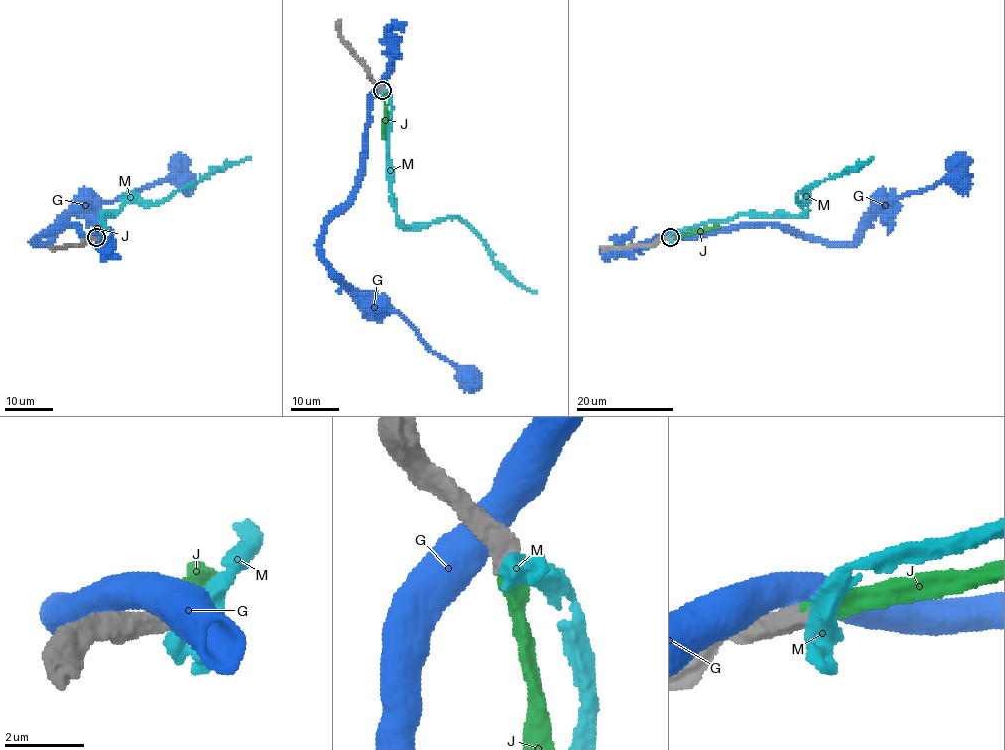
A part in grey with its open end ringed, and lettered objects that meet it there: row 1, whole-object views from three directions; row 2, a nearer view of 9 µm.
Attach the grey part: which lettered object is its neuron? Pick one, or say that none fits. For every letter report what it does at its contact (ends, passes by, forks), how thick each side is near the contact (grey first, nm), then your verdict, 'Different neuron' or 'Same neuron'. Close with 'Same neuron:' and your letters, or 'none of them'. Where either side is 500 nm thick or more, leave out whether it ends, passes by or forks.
G: Thickness 750 nm (grey) against 550 nm. Different neuron
J: Thickness 600 nm (grey) against 460 nm. Same neuron
M: Thickness 600 nm (grey) against 480 nm. Different neuron
Same neuron: J

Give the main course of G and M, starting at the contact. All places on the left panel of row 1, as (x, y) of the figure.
G: (94, 236), (84, 236), (73, 225), (55, 225), (36, 242), (45, 242), (81, 210), (163, 182), (185, 159)
M: (96, 239), (105, 230), (104, 214), (111, 216), (126, 203), (151, 205), (166, 201), (205, 176), (250, 159)

